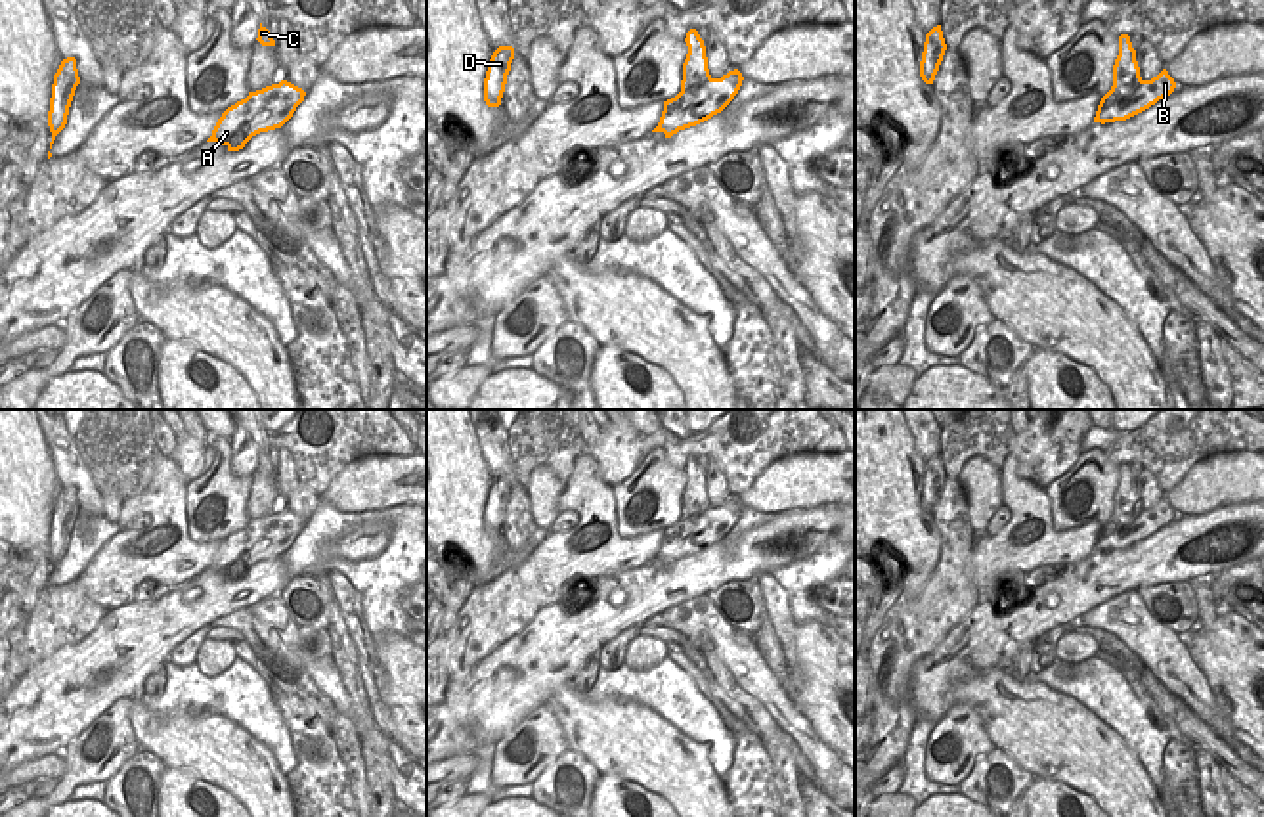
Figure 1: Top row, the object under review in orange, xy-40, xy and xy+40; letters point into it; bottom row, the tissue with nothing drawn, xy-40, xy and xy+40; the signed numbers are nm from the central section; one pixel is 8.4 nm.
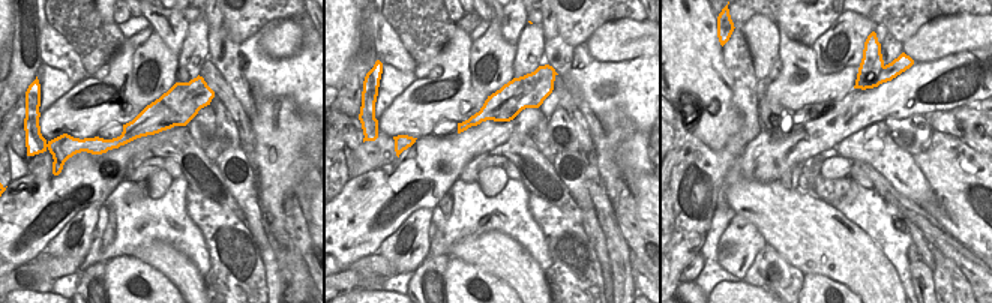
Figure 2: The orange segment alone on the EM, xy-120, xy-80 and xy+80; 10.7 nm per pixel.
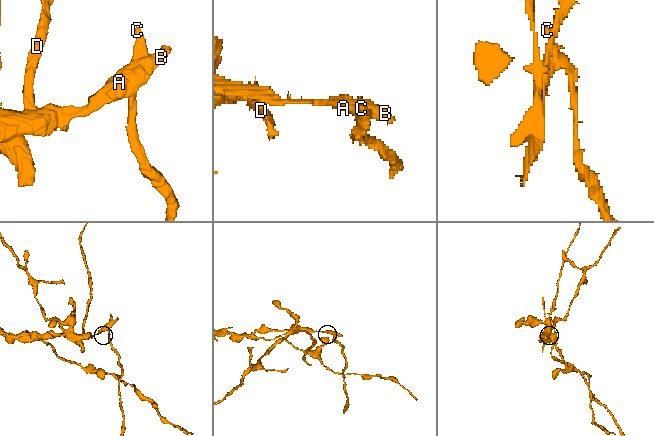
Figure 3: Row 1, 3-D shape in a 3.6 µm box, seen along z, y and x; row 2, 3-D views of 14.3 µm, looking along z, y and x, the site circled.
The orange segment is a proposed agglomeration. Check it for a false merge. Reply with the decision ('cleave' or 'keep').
cleave

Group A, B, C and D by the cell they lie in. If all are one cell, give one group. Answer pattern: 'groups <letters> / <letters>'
groups A B D / C

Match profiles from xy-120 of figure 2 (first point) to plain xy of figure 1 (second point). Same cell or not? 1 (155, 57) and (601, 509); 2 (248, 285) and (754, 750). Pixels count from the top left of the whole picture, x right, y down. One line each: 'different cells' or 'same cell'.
1: different cells
2: same cell

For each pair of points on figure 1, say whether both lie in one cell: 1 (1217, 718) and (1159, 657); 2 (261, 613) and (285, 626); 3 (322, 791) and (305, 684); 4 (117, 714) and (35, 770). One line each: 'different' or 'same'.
1: same
2: same
3: different
4: different

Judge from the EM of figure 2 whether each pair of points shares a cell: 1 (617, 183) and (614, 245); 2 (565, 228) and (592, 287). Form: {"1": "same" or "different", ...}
{"1": "different", "2": "same"}

